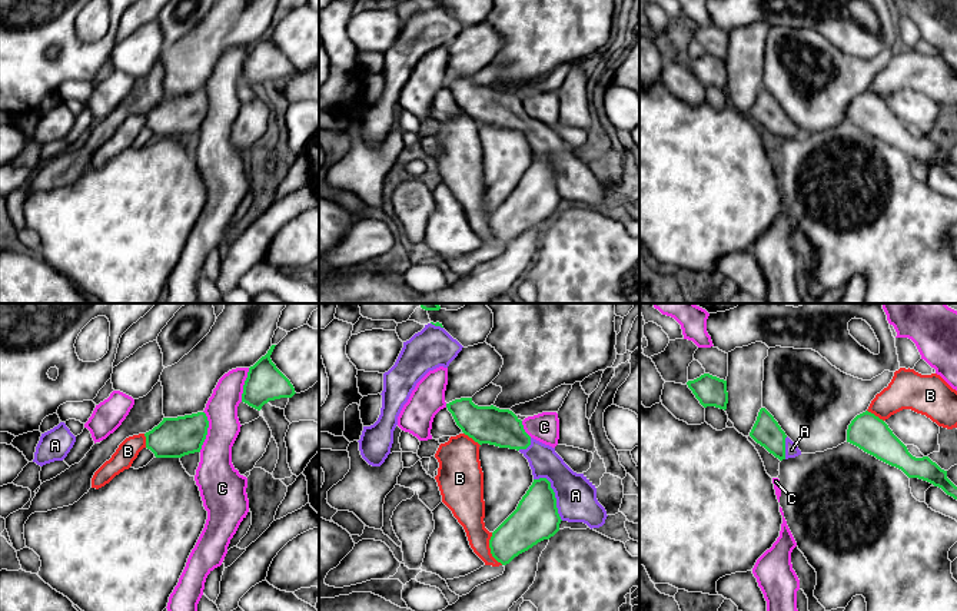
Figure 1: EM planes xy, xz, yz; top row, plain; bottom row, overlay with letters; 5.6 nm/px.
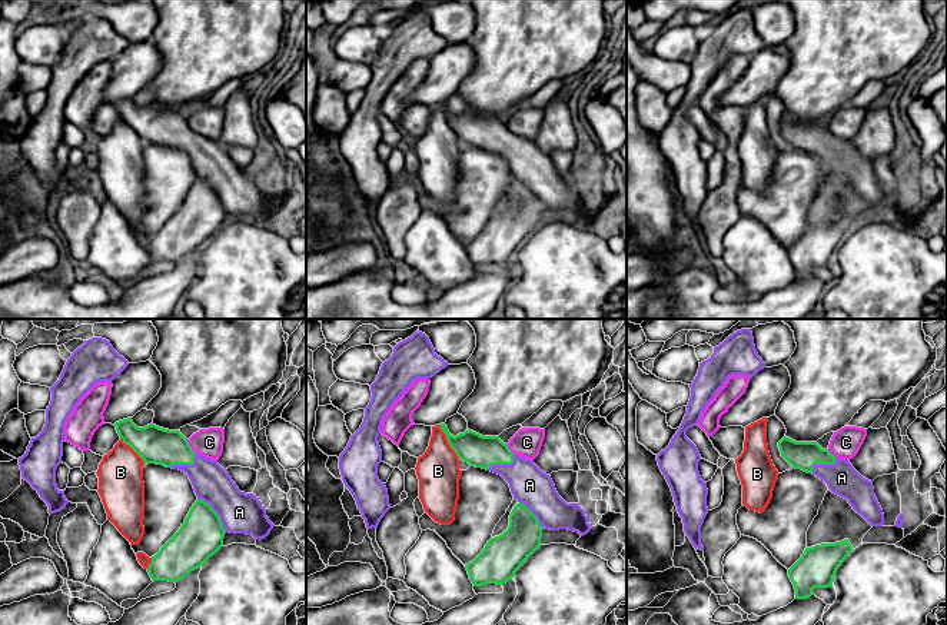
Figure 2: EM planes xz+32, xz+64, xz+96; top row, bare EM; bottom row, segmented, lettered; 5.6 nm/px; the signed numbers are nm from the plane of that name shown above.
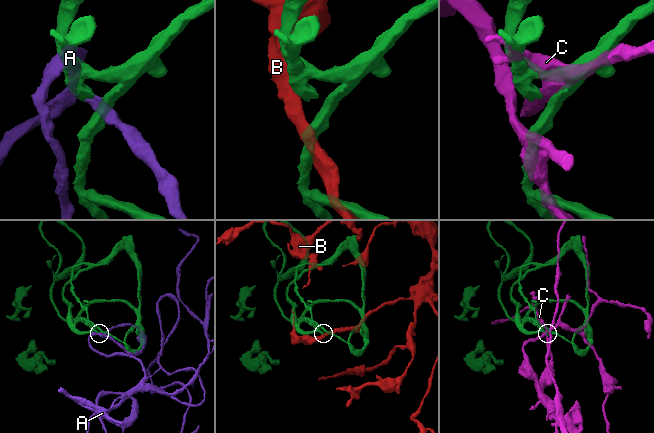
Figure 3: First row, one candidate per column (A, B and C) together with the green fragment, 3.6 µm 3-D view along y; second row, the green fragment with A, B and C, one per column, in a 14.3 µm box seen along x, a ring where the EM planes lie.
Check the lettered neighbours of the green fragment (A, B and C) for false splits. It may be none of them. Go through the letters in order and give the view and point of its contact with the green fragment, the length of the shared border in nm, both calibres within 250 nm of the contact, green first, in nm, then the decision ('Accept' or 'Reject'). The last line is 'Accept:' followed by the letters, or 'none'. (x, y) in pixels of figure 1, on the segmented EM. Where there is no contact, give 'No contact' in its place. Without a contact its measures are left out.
A: Touches green at xz (554, 494). Shared border 280 nm. Thickness 260 nm (green) against 220 nm. Accept
B: Touches green at xz (491, 550). Shared border 200 nm. Thickness 220 nm (green) against 170 nm. Reject
C: Touches green at xy (206, 431). Shared border 240 nm. Thickness 220 nm (green) against 220 nm. Reject
Accept: A

